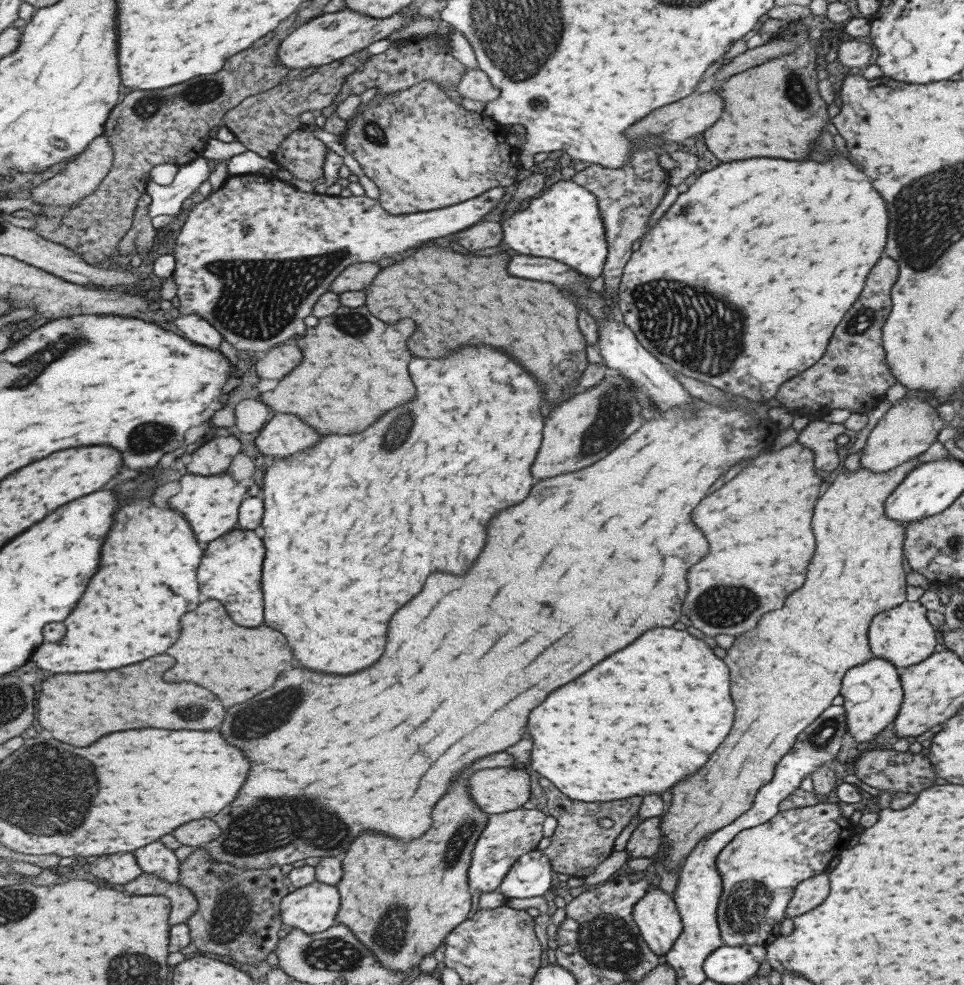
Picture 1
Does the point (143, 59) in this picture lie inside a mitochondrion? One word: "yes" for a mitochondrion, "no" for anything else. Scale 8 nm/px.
no

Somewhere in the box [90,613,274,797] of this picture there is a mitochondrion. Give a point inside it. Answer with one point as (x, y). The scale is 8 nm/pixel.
(193, 712)

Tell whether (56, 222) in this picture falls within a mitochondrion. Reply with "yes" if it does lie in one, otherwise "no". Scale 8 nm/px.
yes

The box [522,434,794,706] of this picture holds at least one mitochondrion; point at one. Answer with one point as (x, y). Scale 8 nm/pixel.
(718, 606)

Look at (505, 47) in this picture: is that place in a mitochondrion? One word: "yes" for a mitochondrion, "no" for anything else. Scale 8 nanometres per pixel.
yes

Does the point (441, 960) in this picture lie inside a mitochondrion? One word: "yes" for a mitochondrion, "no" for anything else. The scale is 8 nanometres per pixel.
no

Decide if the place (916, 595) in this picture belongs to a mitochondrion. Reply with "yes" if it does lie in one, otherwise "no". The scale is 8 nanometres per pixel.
no

